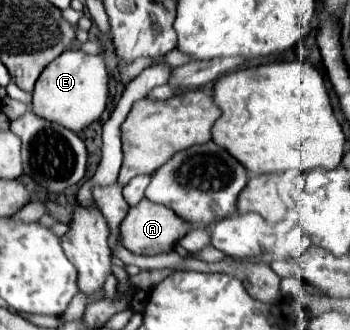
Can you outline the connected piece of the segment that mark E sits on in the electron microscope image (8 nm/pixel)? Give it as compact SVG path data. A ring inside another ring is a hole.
M66 49L38 77L34 87L32 111L46 121L54 121L78 133L102 115L102 111L106 109L106 97L108 97L108 71L104 61L98 55L88 55L80 49Z

